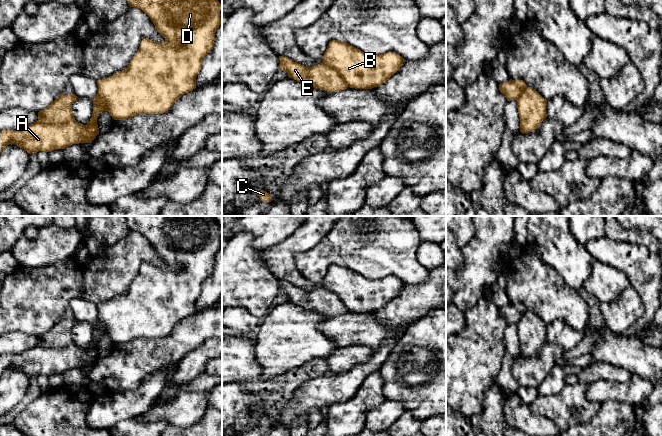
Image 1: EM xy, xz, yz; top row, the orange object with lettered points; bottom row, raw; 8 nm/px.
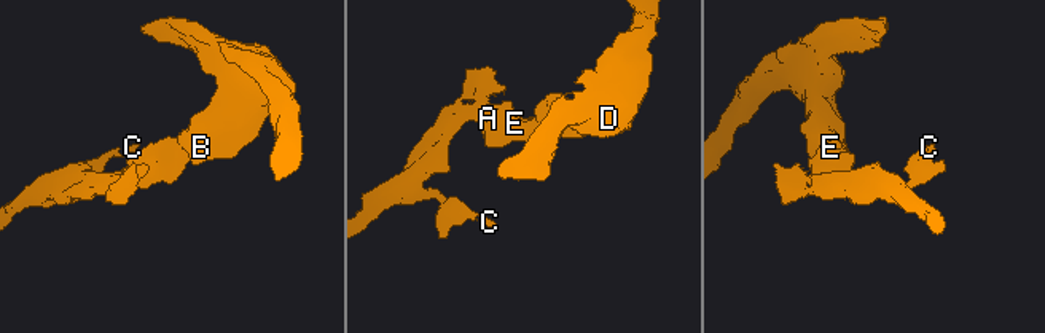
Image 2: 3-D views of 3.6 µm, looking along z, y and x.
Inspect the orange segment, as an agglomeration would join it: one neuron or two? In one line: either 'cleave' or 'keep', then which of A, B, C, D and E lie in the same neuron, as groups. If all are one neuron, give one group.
cleave; groups A C E / B D

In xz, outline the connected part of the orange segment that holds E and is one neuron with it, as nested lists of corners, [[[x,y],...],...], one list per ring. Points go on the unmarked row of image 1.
[[[279,280],[279,283],[280,294],[286,295],[289,302],[293,302],[305,310],[312,310],[329,317],[339,316],[348,312],[340,299],[323,287],[305,291],[288,281]]]

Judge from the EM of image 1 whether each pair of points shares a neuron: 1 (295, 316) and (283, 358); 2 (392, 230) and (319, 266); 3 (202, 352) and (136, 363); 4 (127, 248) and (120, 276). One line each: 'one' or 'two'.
1: one
2: one
3: two
4: one

